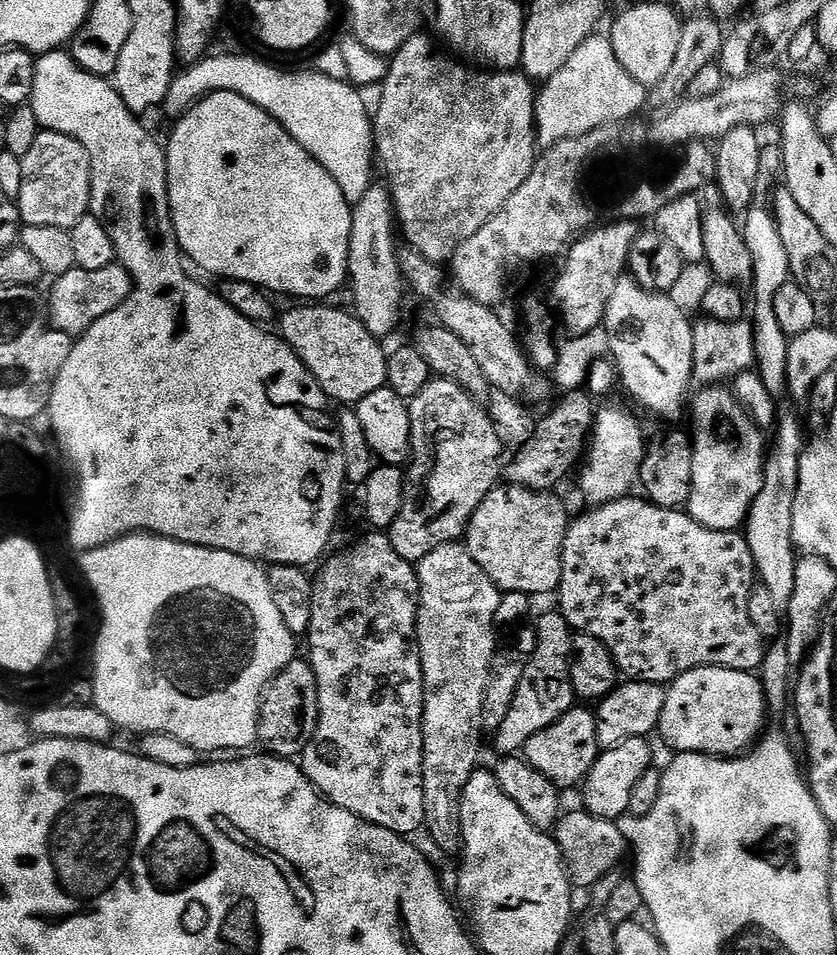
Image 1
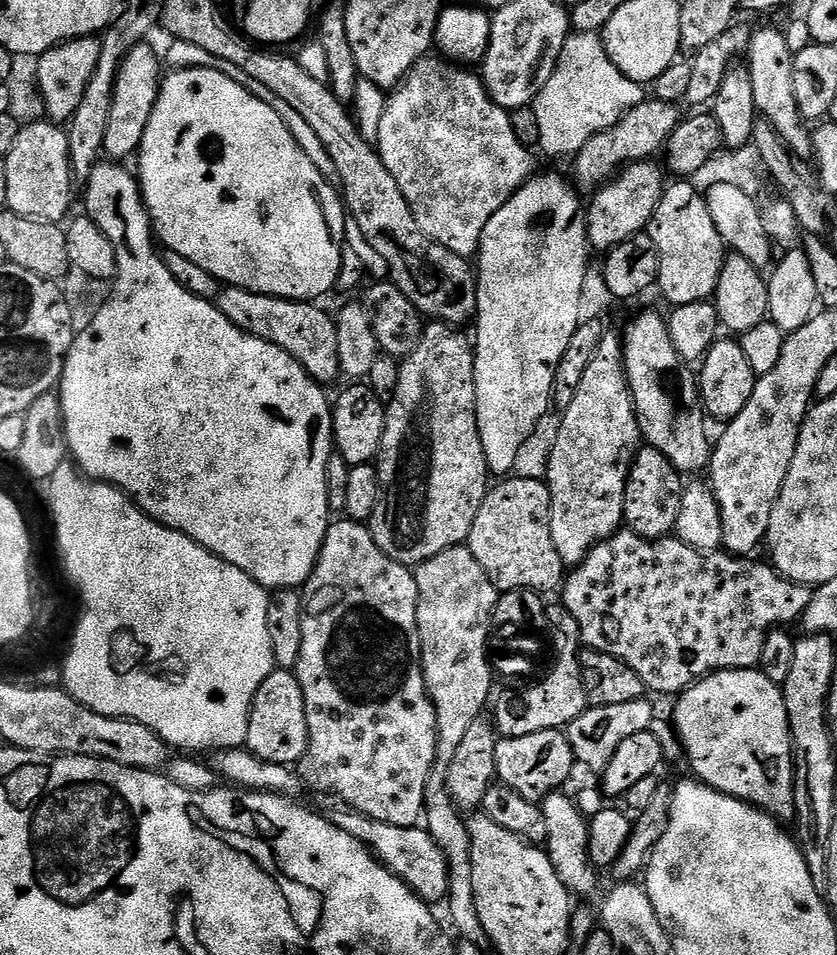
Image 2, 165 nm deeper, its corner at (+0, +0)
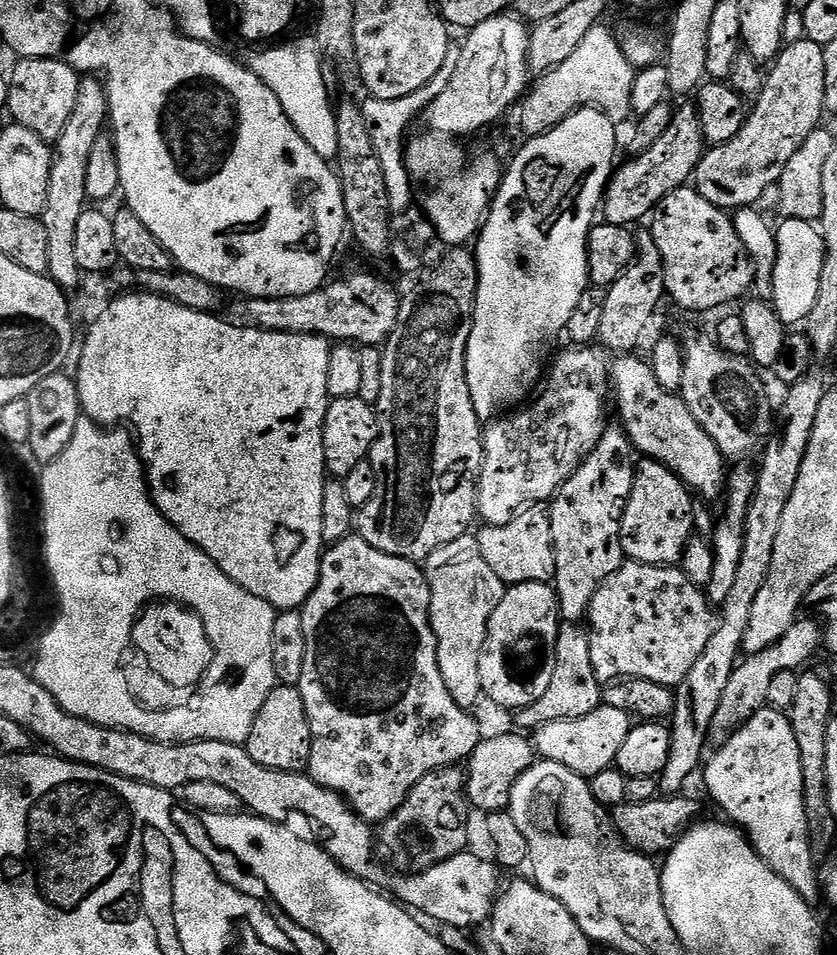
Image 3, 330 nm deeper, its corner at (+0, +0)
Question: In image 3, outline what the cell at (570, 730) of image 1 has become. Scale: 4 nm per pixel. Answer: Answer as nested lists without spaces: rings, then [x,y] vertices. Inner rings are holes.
[[[511,731],[501,736],[485,735],[466,761],[466,795],[469,805],[481,814],[505,811],[514,782],[537,759],[533,741],[519,731]]]

